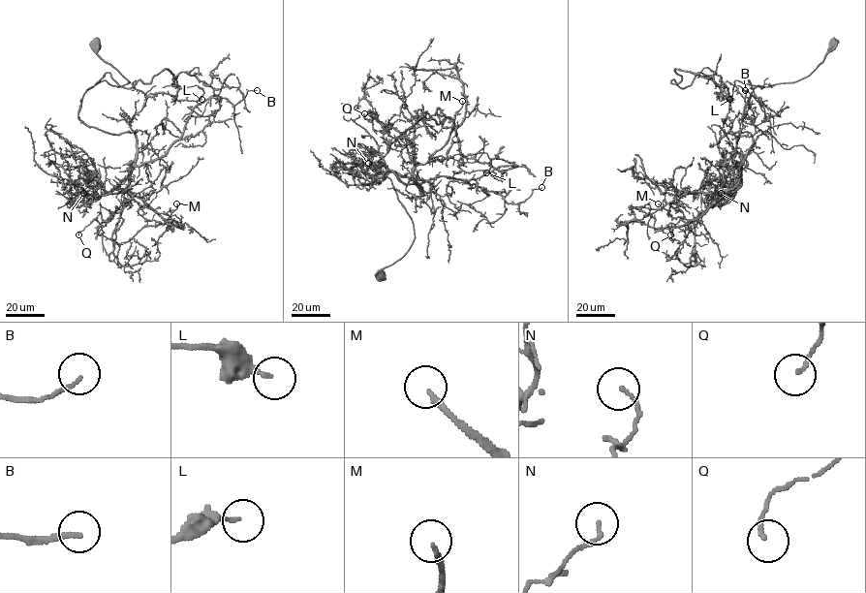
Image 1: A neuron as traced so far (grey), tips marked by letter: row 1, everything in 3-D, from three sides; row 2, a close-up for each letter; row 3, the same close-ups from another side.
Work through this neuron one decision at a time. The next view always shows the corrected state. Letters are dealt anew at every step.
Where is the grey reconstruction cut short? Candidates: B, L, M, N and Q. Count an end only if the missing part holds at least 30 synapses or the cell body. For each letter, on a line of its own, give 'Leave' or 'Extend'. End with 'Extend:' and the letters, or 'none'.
B: Leave
L: Leave
M: Extend
N: Leave
Q: Leave
Extend: M

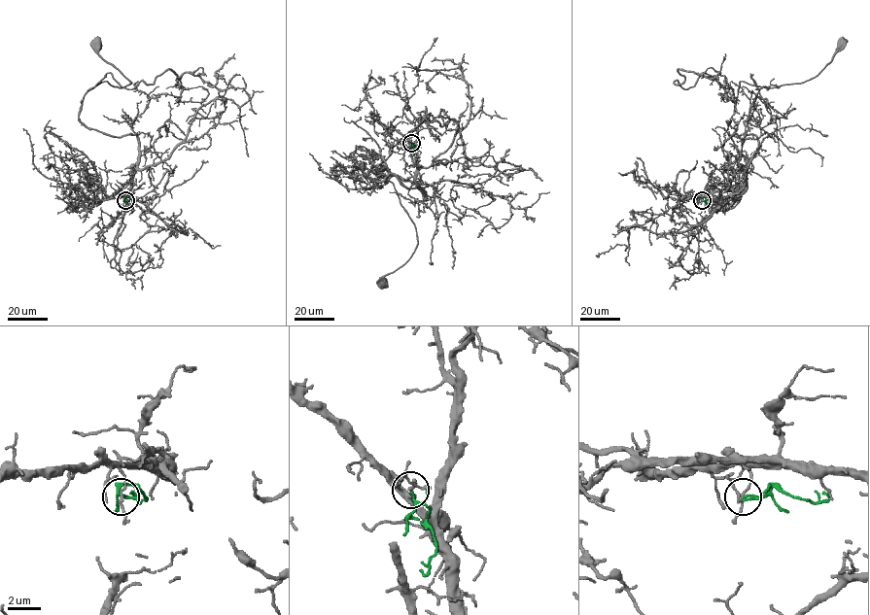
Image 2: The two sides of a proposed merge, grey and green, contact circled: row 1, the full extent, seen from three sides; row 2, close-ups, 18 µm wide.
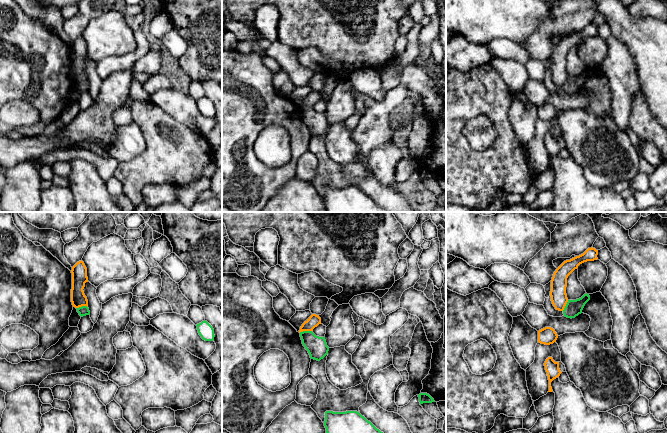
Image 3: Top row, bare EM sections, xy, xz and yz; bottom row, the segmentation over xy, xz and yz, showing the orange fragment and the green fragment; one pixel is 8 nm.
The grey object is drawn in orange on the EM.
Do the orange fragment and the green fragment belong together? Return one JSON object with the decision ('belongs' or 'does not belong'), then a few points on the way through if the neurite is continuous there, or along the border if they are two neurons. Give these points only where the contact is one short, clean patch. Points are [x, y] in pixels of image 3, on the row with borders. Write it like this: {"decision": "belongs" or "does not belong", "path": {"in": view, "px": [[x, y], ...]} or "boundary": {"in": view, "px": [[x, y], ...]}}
{"decision": "does not belong", "boundary": {"in": "xz", "px": [[311, 330], [299, 332]]}}

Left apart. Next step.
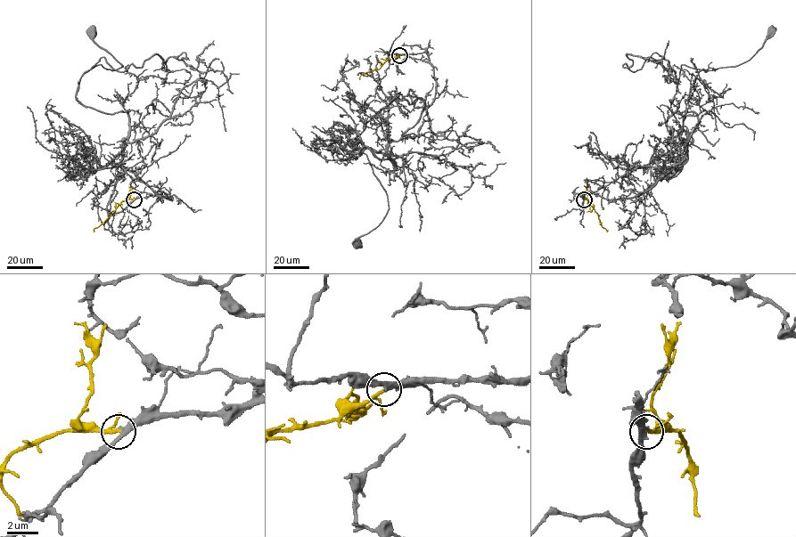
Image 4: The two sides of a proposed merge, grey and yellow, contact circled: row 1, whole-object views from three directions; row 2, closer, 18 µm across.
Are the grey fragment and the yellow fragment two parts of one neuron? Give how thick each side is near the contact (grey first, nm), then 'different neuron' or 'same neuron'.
calibres 300 and 170 nm; same neuron

